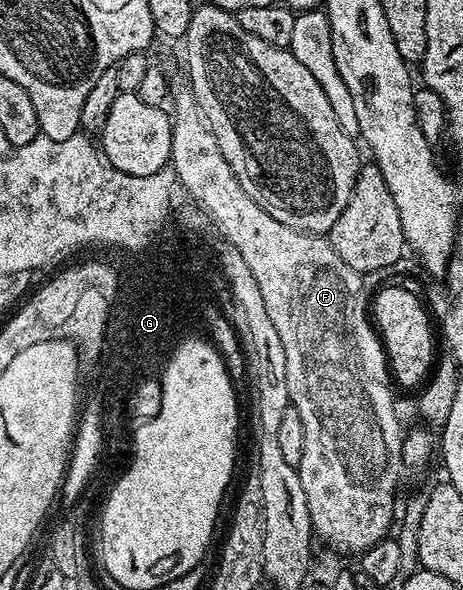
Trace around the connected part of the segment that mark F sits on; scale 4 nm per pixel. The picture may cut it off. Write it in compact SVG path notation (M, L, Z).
M182 85L181 88L174 90L171 95L171 118L173 121L173 136L171 137L171 166L173 168L173 174L175 176L176 182L181 183L185 186L185 191L187 194L193 198L192 202L196 206L200 207L202 212L207 216L208 222L210 224L214 223L217 228L215 228L216 234L220 236L222 240L227 241L228 246L237 247L239 253L243 253L243 261L247 261L247 265L251 269L251 273L255 275L255 282L259 285L259 293L263 293L263 305L267 305L267 313L271 316L271 325L275 325L275 329L279 333L279 341L283 341L283 357L287 357L287 393L289 394L289 402L291 406L296 409L299 413L299 421L303 421L303 457L299 461L297 466L297 472L299 473L299 481L303 481L303 493L307 493L307 509L309 510L309 516L311 517L311 525L313 526L314 536L318 540L321 539L329 547L334 547L337 551L342 551L345 555L353 555L353 557L360 557L367 549L371 549L371 545L378 543L380 539L386 538L390 534L389 526L394 526L395 520L393 521L393 502L397 499L397 486L401 483L401 471L403 472L403 460L401 458L401 445L403 442L403 430L401 431L401 419L397 416L397 407L393 404L393 391L389 388L389 383L391 384L391 372L389 369L388 362L385 357L385 348L381 346L381 337L377 334L372 322L371 322L371 311L367 306L367 290L364 287L364 281L362 279L362 274L356 272L355 269L349 268L346 264L343 263L342 258L339 257L338 253L335 253L335 249L329 244L328 238L319 236L319 235L309 235L305 231L296 231L291 229L291 225L283 225L283 221L275 221L275 217L271 217L271 213L267 213L263 208L257 204L255 201L251 201L251 197L247 197L247 193L243 189L243 185L239 185L239 181L235 177L235 173L231 173L231 165L227 165L227 157L223 157L223 152L219 149L219 141L215 141L215 133L211 133L209 128L209 123L205 120L205 114L203 109L199 109L199 101L193 96L192 90L188 86Z

